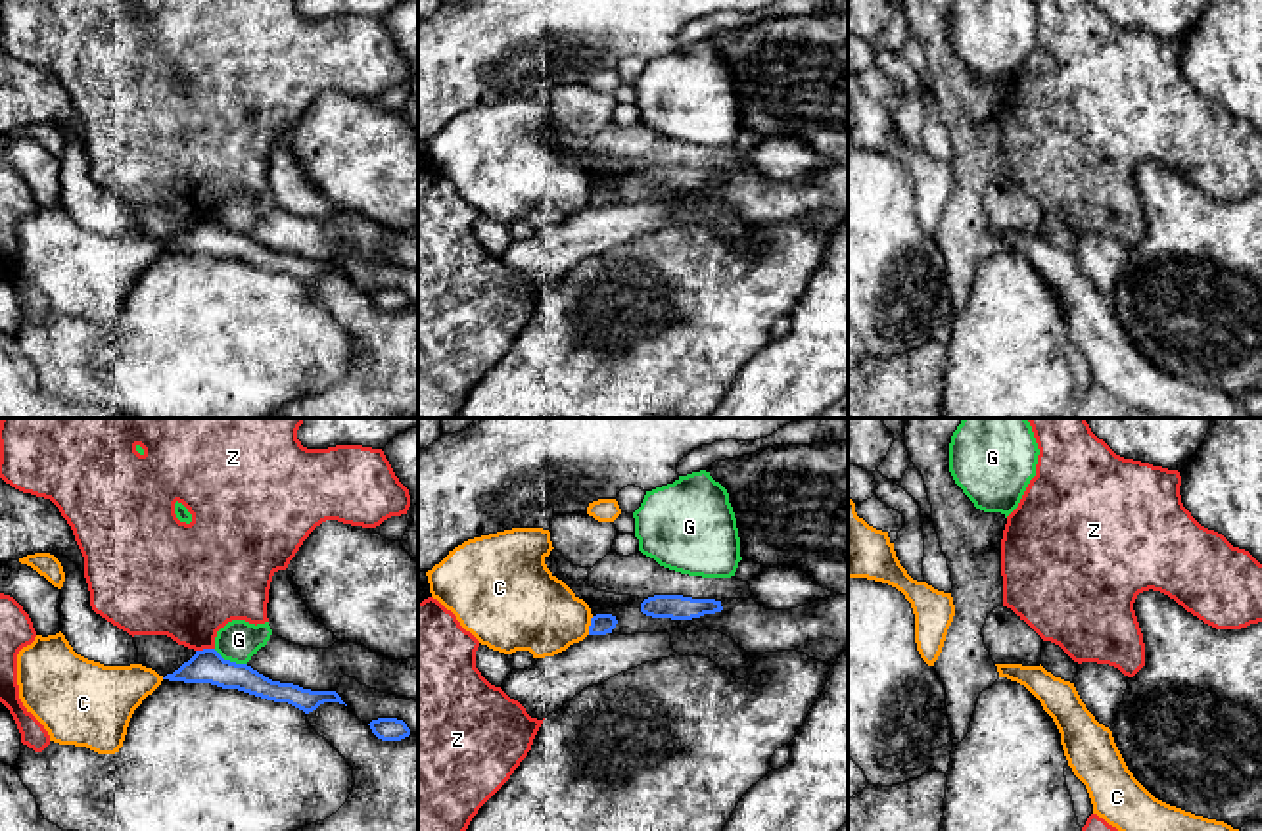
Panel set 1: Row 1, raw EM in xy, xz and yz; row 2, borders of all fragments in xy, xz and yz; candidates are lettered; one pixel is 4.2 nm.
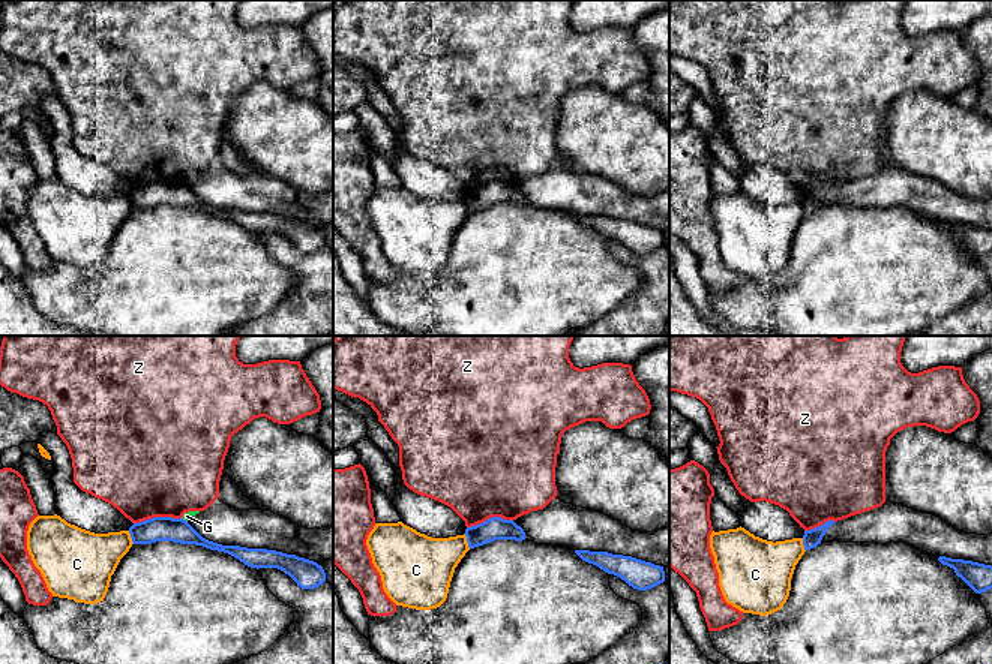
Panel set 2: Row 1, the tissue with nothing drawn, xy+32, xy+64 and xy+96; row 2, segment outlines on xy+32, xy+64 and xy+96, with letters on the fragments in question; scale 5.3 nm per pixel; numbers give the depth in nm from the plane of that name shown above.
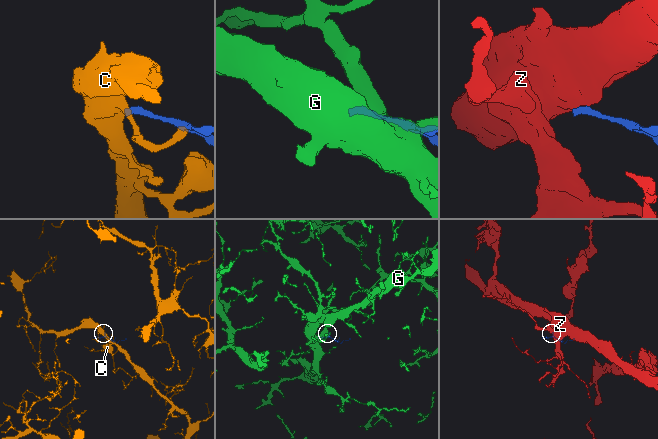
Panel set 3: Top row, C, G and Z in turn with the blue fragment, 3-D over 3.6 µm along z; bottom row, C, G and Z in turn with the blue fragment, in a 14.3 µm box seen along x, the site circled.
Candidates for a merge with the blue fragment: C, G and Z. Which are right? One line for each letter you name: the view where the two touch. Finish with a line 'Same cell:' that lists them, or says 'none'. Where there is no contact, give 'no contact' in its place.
Same cell: none

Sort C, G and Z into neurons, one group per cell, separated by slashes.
C / G / Z

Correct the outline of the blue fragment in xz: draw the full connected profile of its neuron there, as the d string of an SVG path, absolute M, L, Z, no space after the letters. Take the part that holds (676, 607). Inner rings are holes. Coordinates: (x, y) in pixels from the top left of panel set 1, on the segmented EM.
M654 595L641 603L641 612L652 618L692 620L721 612L721 601L683 595Z

